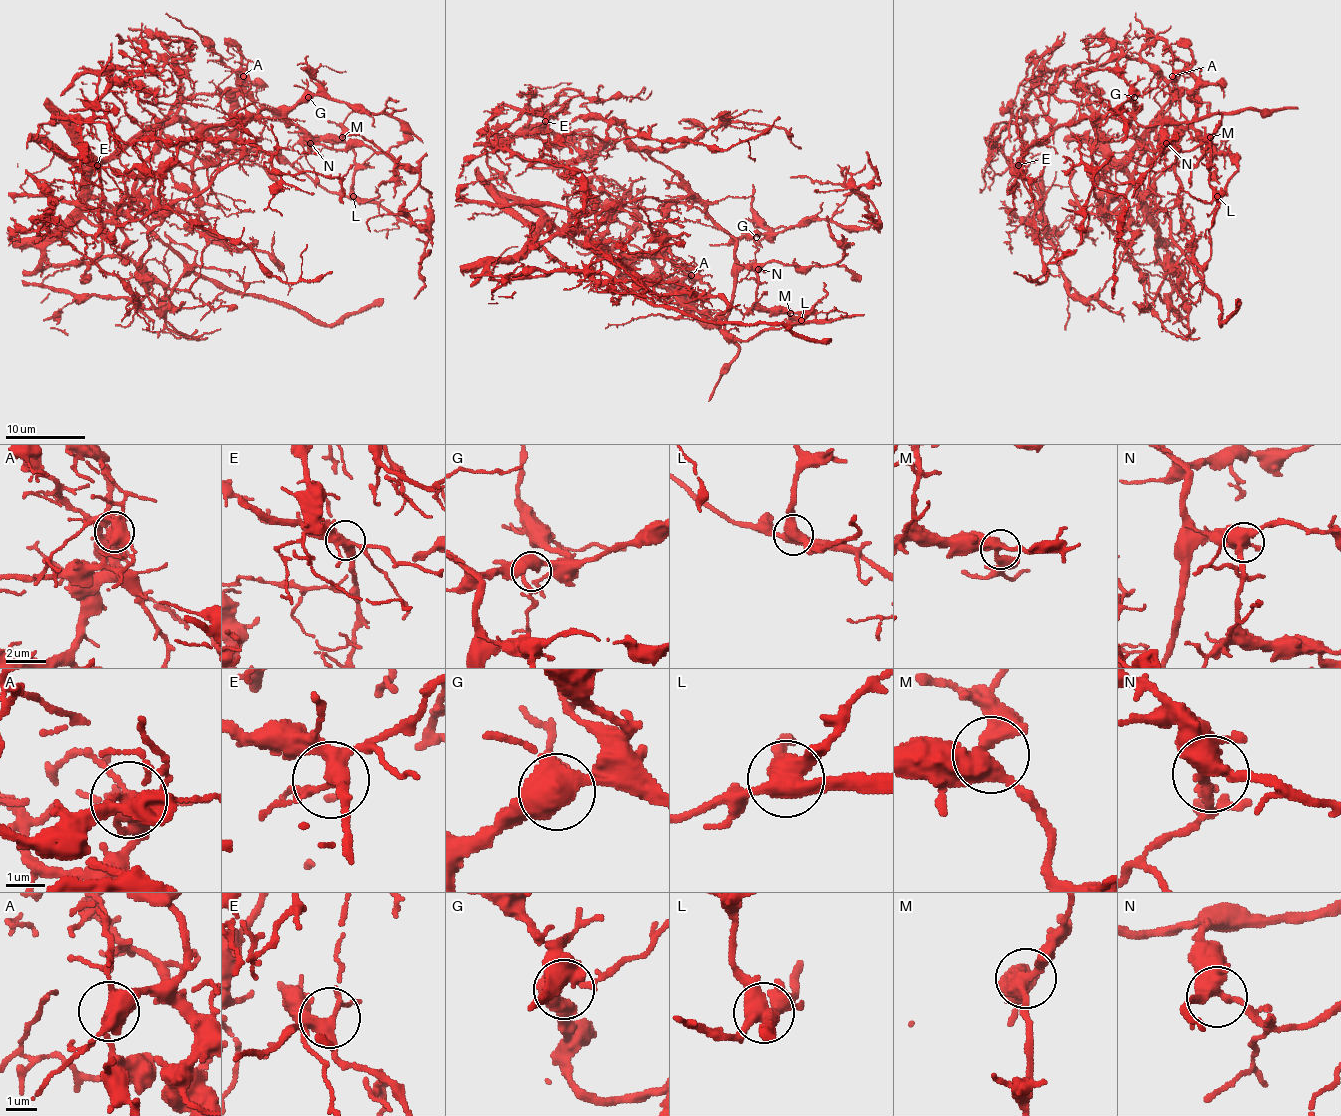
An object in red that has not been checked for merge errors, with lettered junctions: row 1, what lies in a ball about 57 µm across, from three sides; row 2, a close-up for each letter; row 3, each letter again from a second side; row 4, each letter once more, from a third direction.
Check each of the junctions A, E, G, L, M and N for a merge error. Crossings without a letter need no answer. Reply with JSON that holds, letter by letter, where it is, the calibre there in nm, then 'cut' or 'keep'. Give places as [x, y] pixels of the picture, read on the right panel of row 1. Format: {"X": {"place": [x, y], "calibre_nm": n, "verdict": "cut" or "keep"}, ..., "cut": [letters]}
{"A": {"place": [1172, 76], "calibre_nm": 440, "verdict": "cut"}, "E": {"place": [1018, 165], "calibre_nm": 360, "verdict": "keep"}, "G": {"place": [1134, 97], "calibre_nm": 460, "verdict": "keep"}, "L": {"place": [1217, 196], "calibre_nm": 500, "verdict": "cut"}, "M": {"place": [1210, 137], "calibre_nm": 400, "verdict": "keep"}, "N": {"place": [1166, 143], "calibre_nm": 420, "verdict": "keep"}, "cut": ["A", "L"]}

